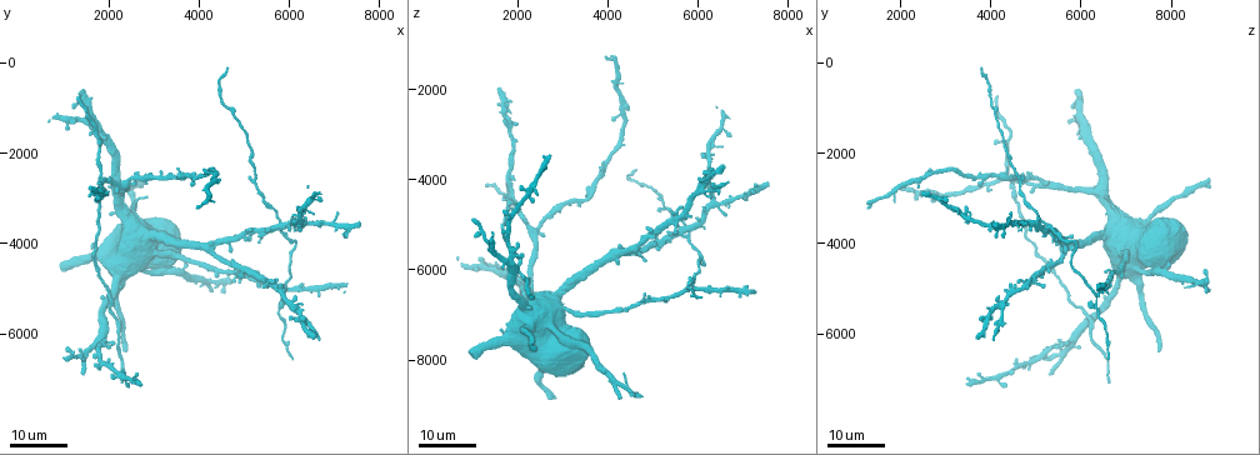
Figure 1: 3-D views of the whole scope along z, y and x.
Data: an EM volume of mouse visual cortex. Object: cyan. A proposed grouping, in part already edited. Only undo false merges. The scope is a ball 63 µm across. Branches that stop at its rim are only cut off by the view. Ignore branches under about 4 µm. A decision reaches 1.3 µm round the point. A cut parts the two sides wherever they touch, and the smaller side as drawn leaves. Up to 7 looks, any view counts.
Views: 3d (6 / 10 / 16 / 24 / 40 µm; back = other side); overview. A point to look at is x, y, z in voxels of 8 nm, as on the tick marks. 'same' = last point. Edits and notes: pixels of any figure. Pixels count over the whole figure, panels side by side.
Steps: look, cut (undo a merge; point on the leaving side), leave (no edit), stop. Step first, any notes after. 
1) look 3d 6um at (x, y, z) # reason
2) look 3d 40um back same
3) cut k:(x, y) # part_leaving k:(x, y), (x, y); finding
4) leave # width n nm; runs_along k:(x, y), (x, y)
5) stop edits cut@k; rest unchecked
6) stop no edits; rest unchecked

look 3d 24um at (6450, 3500, 4550) # four-way junction

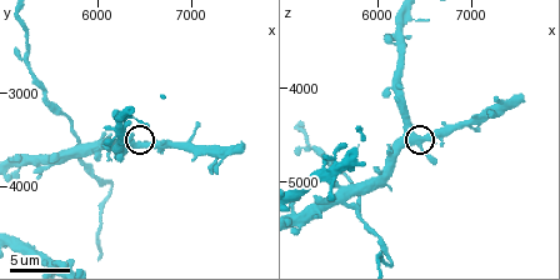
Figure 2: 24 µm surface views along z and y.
look 3d 10um at (6400, 3550, 4500) # zoom in

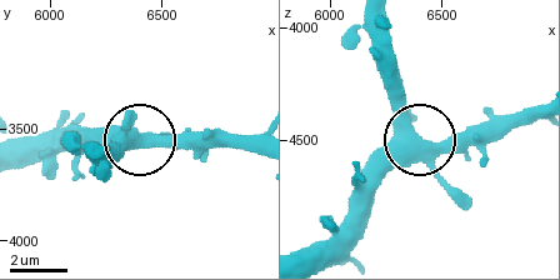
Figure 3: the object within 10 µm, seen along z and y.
leave # one cell here

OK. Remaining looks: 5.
look 3d 24um at (5800, 3700, 5400) # arms part here

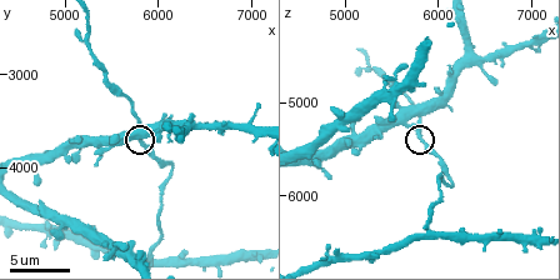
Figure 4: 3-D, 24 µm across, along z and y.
look 3d 6um same # closer look

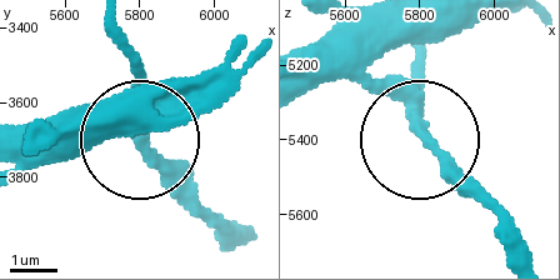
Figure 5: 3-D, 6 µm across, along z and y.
leave # arms 3; runs_along 5:(306, 89), (343, 78), (379, 89), (506, 229); all the same cell

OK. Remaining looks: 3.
look 3d 24um at (3400, 4550, 7700)

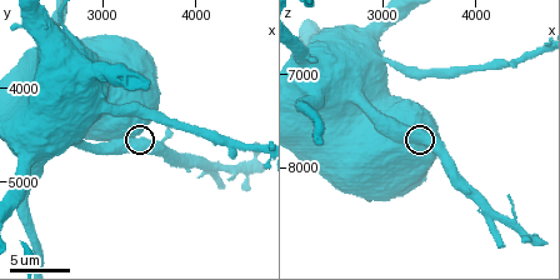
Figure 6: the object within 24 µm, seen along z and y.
look 3d 6um same

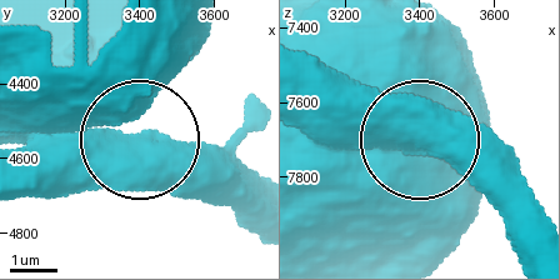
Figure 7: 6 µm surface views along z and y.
leave # one cell here

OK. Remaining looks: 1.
stop no edits; rest unchecked

